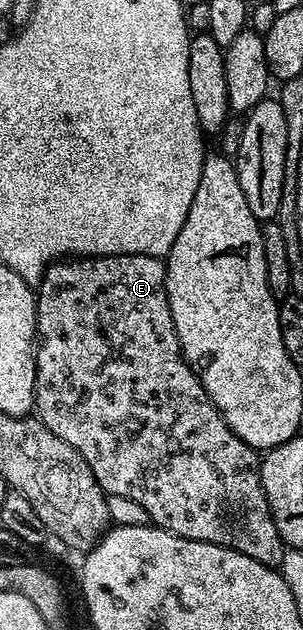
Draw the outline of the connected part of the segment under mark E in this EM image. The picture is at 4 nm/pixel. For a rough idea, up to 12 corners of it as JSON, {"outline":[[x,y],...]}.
{"outline":[[166,263],[36,286],[36,417],[107,496],[265,566],[258,475]]}

